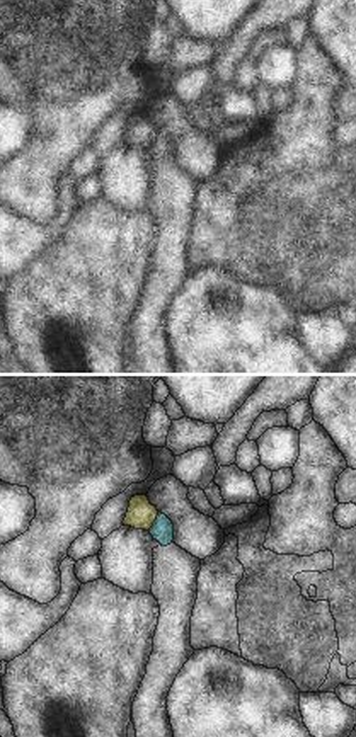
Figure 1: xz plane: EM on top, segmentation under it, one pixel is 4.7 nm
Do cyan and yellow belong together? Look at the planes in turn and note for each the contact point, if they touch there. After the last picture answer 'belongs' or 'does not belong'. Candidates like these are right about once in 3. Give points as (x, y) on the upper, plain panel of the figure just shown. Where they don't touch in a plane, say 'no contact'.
meets cyan at (155, 140)

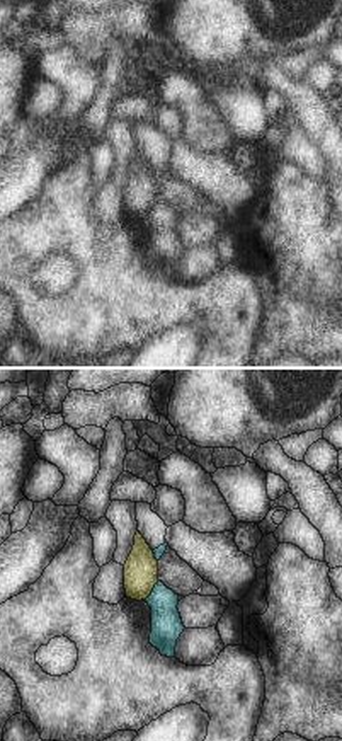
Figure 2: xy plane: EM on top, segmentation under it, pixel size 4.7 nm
meets cyan at (152, 210)

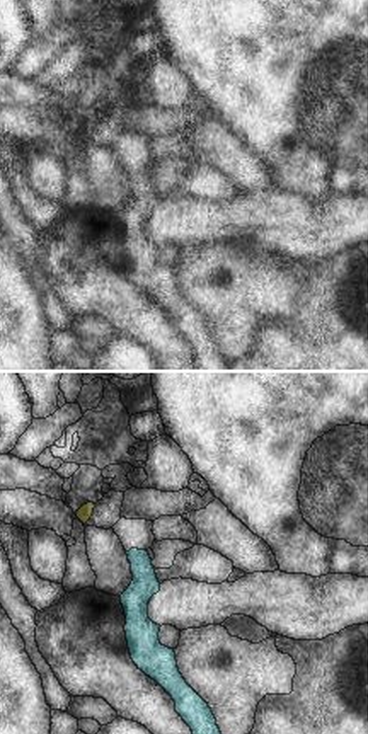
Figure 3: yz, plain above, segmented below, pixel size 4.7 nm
no contact

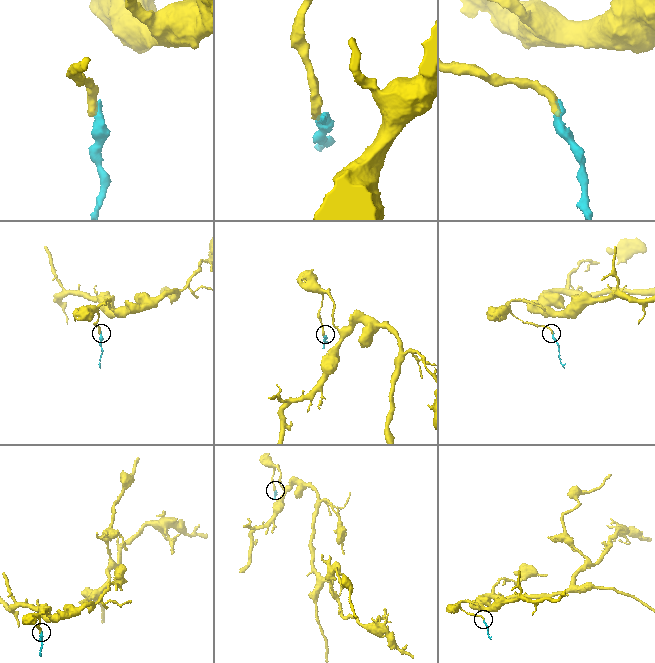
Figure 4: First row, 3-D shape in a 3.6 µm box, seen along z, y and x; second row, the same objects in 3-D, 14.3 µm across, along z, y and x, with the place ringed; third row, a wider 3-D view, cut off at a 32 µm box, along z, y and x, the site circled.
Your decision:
does not belong

